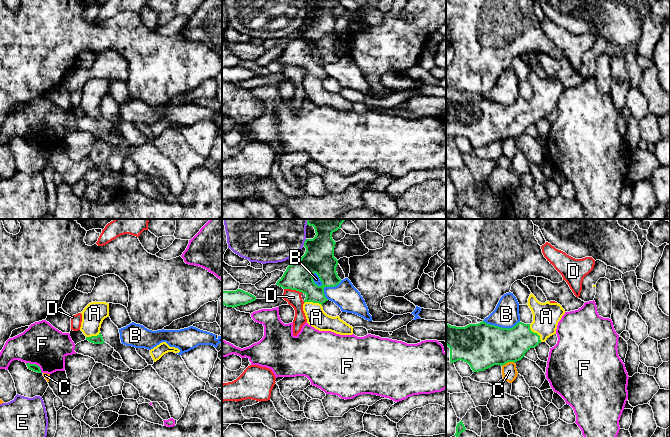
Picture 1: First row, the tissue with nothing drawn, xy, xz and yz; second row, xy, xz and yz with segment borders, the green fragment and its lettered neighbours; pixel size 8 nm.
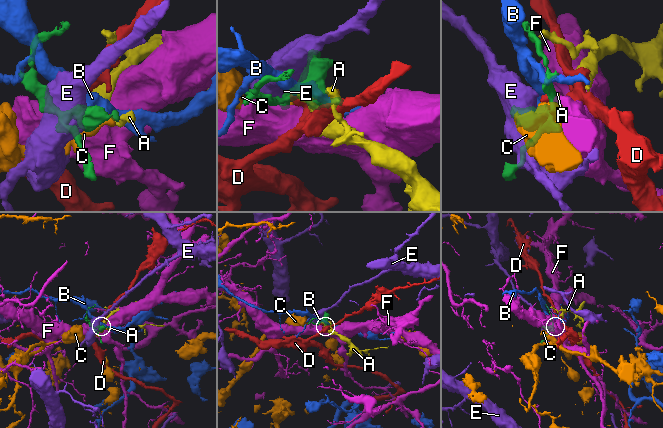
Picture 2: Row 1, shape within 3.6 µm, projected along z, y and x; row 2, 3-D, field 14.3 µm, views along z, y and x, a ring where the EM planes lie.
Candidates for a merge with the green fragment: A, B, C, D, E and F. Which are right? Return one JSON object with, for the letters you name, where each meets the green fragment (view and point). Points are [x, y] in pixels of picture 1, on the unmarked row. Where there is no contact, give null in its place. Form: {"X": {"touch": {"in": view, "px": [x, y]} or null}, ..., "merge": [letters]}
{"A": {"touch": {"in": "yz", "px": [535, 109]}}, "merge": ["A"]}

